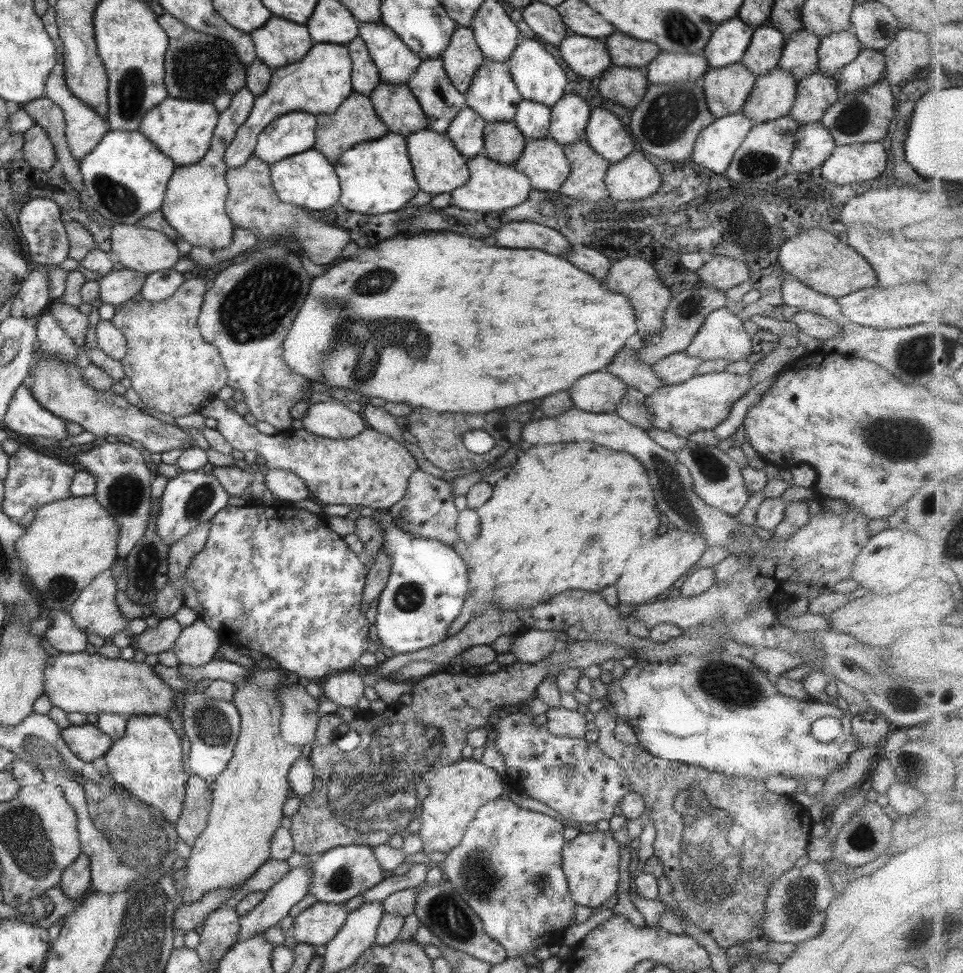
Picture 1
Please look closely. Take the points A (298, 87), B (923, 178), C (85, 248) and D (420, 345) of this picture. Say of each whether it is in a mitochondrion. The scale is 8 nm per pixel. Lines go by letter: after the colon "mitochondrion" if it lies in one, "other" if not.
A: other
B: other
C: other
D: mitochondrion

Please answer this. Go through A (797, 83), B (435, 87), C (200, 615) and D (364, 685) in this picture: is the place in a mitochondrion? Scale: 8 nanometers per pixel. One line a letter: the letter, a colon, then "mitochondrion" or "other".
A: other
B: mitochondrion
C: other
D: other

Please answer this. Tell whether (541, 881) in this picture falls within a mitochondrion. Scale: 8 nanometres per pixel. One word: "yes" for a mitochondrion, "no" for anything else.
no

